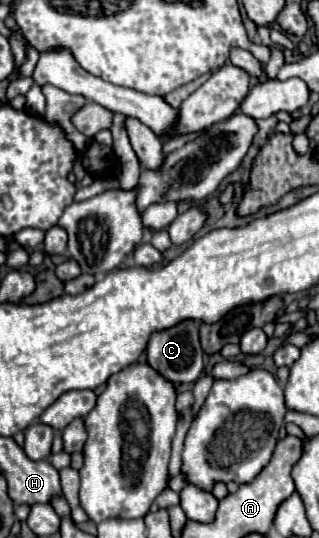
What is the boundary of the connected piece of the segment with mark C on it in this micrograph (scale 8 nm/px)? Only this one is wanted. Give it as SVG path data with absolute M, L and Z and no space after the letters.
M183 320L167 330L157 330L151 334L147 344L147 362L173 384L177 382L195 382L203 372L203 348L199 342L199 322Z

